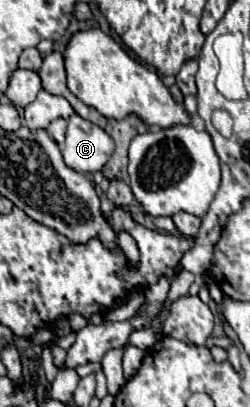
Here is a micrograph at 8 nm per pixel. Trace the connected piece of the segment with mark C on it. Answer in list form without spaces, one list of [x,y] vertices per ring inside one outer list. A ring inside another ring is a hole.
[[[73,115],[67,123],[63,159],[69,167],[81,173],[95,173],[109,161],[115,151],[111,137],[97,125]]]

